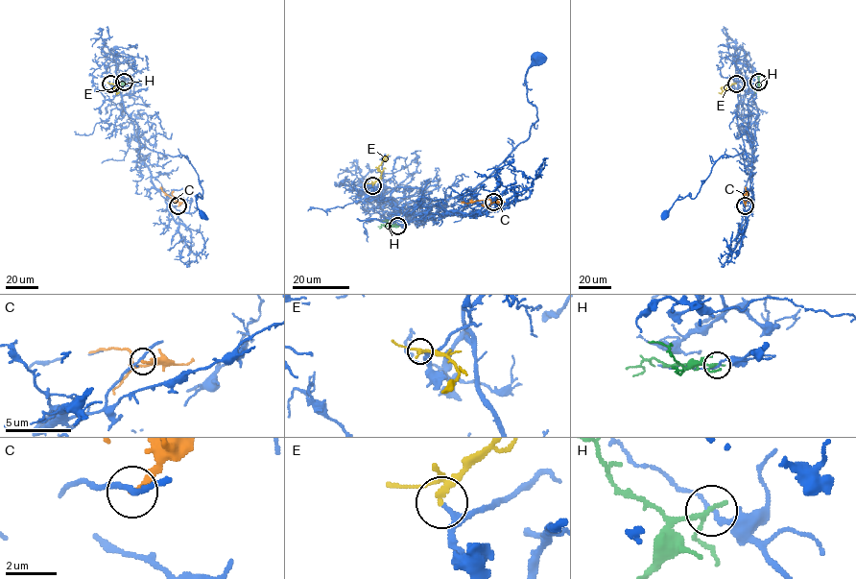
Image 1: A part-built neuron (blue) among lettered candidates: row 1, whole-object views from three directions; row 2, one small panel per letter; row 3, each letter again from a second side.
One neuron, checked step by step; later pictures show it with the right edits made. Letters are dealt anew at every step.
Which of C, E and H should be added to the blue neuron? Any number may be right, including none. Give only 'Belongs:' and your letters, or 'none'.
Belongs: E

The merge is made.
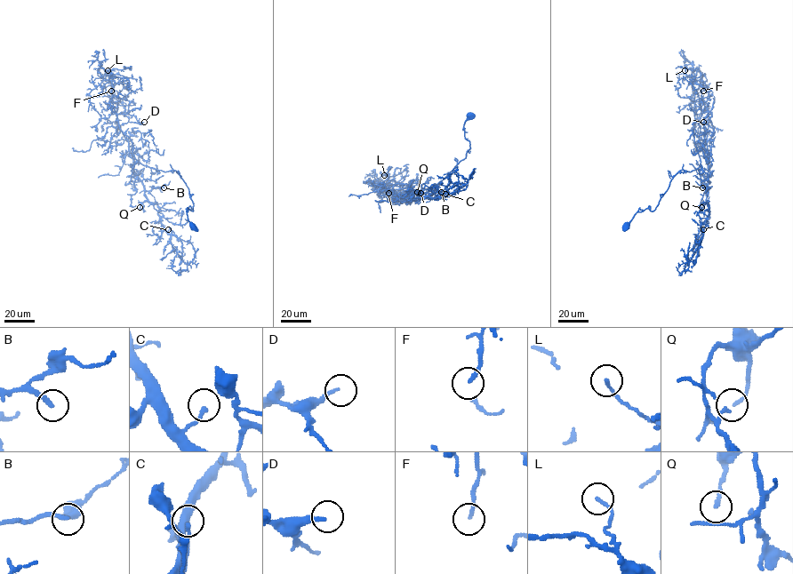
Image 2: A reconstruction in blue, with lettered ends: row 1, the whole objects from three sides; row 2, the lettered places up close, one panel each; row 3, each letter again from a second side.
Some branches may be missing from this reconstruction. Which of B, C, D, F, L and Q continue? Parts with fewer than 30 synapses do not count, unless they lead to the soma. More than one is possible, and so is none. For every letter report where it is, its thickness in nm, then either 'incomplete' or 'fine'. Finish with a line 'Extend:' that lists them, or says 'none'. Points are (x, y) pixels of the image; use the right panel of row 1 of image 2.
B: (702, 187) | 190 nm | incomplete
C: (703, 229) | 160 nm | fine
D: (703, 122) | 190 nm | incomplete
F: (703, 91) | 150 nm | fine
L: (684, 70) | 140 nm | fine
Q: (701, 207) | 100 nm | fine
Extend: B, D

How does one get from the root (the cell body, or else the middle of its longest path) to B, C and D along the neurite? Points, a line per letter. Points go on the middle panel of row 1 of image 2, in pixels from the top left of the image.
B: (470, 116), (463, 125), (470, 148), (444, 179), (422, 190), (393, 187), (398, 196), (411, 198), (441, 192)
C: (470, 116), (463, 125), (470, 148), (444, 179), (422, 190), (393, 187), (398, 196), (411, 198), (445, 194)
D: (470, 116), (463, 125), (470, 148), (444, 179), (422, 190), (393, 187), (396, 201), (420, 193)

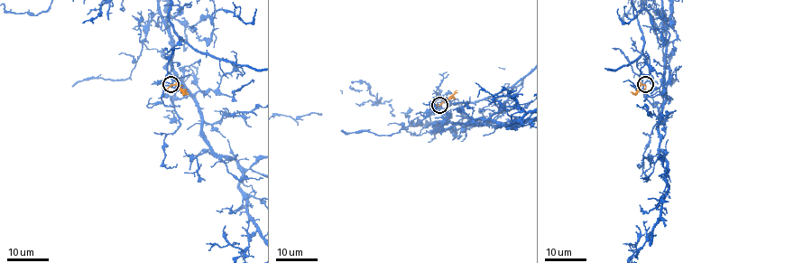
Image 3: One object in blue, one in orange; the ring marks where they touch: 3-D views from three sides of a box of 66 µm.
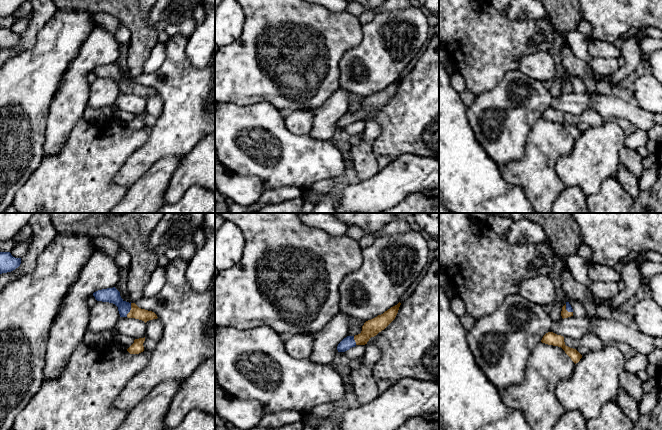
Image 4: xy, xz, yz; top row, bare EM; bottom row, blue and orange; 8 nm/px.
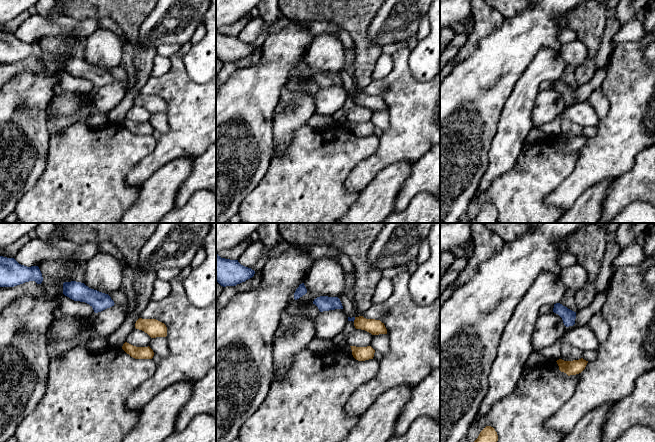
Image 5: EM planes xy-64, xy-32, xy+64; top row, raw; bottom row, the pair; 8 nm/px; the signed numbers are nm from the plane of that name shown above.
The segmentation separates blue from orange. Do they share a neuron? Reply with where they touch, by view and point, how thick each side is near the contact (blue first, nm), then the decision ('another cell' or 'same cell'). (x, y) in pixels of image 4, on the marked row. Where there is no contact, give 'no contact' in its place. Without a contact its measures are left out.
contact xy (130, 309); calibres 120 and 90 nm; same cell

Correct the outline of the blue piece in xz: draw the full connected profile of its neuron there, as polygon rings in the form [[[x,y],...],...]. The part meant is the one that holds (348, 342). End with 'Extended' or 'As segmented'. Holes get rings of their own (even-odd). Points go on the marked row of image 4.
[[[401,303],[391,307],[383,314],[368,320],[362,326],[360,334],[347,336],[337,346],[338,352],[345,352],[356,345],[365,345],[371,337],[384,330],[396,317]]]. Extended

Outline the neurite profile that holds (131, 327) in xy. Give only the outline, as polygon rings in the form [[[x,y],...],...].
[[[125,317],[119,319],[115,326],[115,330],[118,334],[122,334],[134,339],[146,337],[147,325],[144,321]]]

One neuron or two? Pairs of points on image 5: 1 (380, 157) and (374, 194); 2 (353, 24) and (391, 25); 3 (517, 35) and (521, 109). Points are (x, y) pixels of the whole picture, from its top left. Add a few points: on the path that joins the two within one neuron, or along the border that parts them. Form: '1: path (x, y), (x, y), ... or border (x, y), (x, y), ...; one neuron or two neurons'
1: border (398, 162), (383, 168), (361, 190); two neurons
2: border (379, 10), (368, 28), (368, 37), (379, 46); two neurons
3: border (533, 59), (518, 79), (508, 99); two neurons

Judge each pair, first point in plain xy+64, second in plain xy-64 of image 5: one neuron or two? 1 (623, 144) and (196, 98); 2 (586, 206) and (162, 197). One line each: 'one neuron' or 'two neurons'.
1: one neuron
2: one neuron

